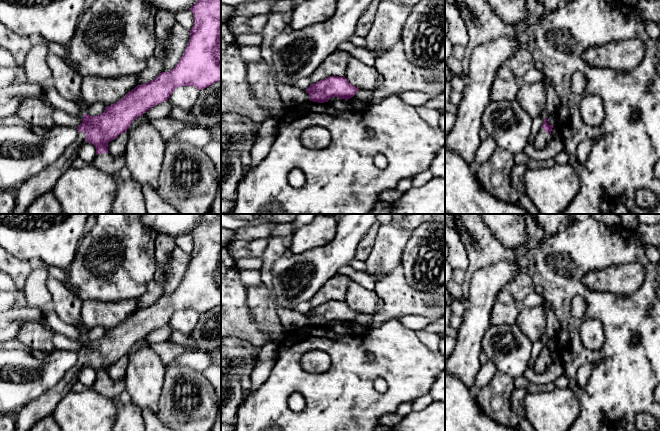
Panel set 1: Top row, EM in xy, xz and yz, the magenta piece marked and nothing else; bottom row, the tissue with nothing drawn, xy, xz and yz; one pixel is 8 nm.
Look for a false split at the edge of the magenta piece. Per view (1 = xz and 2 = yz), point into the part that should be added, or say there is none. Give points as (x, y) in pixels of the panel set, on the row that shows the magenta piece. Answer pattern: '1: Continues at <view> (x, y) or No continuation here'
1: No continuation here
2: Continues at yz (542, 138)

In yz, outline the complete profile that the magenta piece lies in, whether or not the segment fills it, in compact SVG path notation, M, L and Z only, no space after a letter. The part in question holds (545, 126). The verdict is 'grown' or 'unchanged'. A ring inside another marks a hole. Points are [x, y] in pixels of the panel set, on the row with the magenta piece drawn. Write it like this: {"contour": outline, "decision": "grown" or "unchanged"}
{"contour": "M545 117L541 129L538 131L535 138L536 149L543 149L551 141L551 131L553 128L553 126L547 123L547 118Z", "decision": "grown"}

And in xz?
{"contour": "M330 76L311 84L305 91L308 93L310 101L324 103L328 102L331 97L348 100L358 90L345 77Z", "decision": "unchanged"}

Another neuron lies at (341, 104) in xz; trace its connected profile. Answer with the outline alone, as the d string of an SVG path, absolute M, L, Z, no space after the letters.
M331 97L329 100L328 100L328 103L333 106L334 108L336 109L339 109L339 110L346 110L346 109L350 109L351 107L349 106L349 103L347 100L345 99L340 99L340 98L337 98L337 97Z

